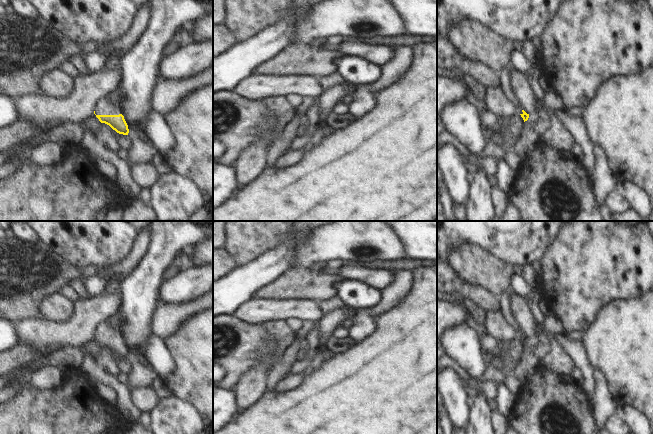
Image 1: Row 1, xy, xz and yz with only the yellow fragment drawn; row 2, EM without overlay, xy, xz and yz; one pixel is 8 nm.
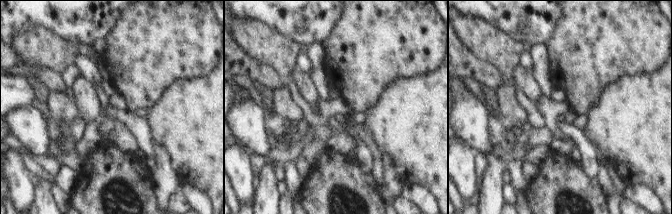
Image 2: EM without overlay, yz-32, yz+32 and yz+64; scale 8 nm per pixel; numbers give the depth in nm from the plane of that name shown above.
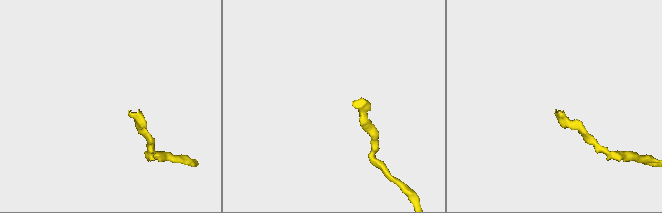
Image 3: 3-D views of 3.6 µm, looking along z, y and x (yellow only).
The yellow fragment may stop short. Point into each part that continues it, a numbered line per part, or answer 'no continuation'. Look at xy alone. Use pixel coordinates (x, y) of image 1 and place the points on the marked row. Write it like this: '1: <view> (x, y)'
1: xy (104, 106)

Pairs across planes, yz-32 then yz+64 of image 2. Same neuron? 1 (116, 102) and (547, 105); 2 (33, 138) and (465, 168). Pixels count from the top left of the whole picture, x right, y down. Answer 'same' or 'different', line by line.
1: same
2: different

